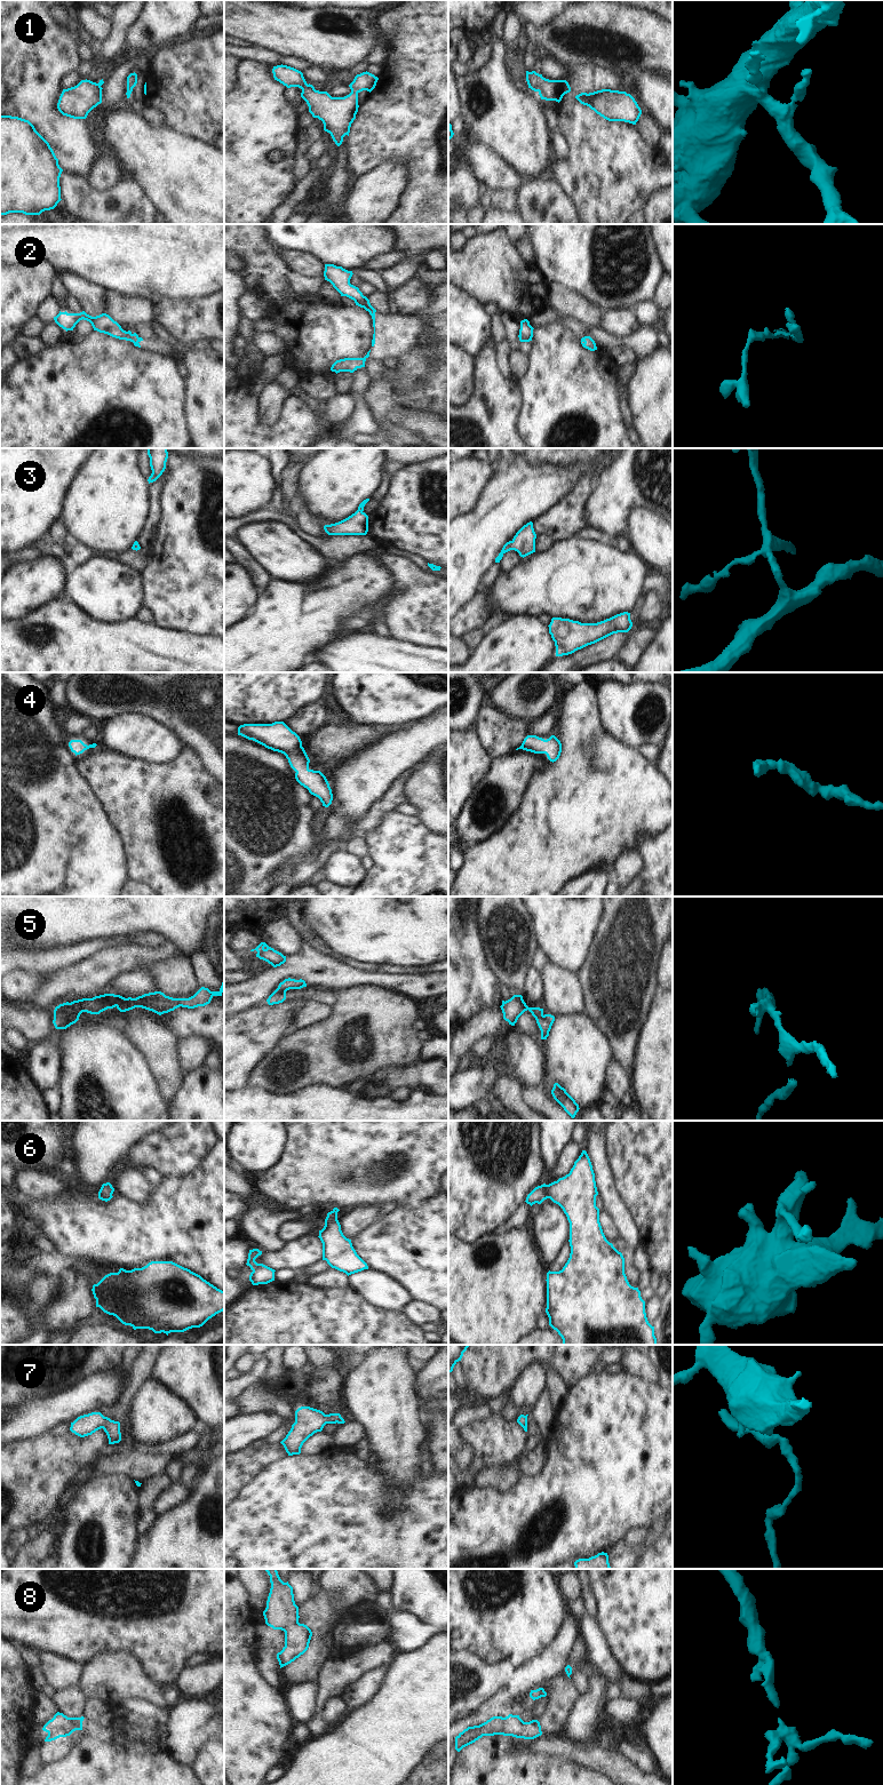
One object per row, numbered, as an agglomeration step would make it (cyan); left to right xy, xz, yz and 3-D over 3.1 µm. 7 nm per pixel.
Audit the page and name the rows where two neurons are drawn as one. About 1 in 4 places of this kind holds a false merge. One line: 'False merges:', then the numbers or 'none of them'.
False merges: none of them

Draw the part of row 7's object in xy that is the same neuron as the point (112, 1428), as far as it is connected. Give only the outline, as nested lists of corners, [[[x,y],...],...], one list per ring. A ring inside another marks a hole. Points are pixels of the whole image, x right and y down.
[[[92,1412],[78,1417],[71,1423],[70,1431],[80,1437],[85,1437],[101,1428],[106,1433],[109,1444],[119,1443],[121,1441],[120,1423],[104,1417],[101,1412]]]

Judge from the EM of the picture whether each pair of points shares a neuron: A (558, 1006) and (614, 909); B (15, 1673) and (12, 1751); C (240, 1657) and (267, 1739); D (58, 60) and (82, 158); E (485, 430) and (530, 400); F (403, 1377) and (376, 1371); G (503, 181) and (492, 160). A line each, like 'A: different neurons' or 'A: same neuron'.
A: different neurons
B: same neuron
C: same neuron
D: same neuron
E: different neurons
F: same neuron
G: same neuron

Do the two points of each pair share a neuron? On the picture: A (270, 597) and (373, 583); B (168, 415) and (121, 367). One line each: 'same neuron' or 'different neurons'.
A: same neuron
B: same neuron

